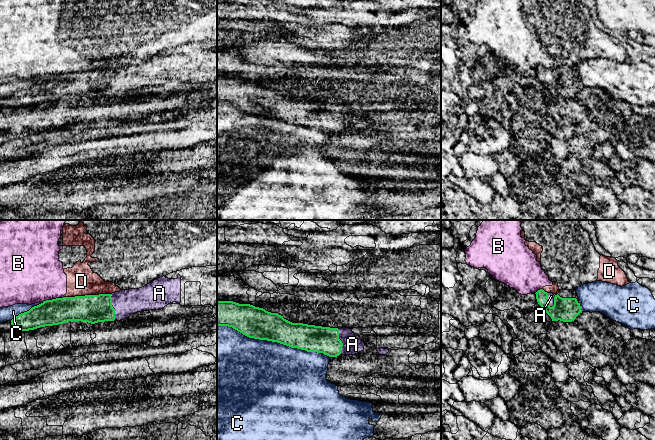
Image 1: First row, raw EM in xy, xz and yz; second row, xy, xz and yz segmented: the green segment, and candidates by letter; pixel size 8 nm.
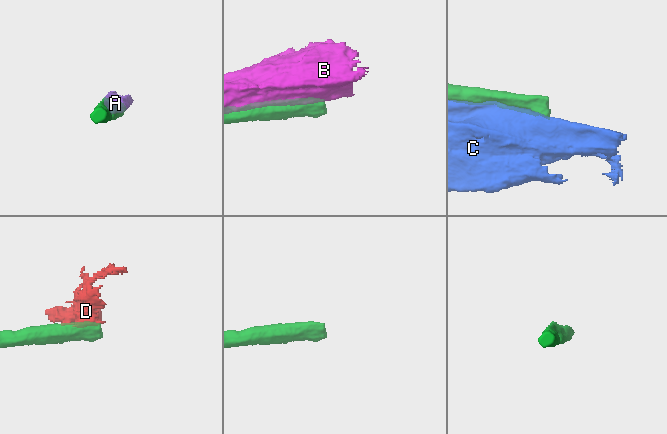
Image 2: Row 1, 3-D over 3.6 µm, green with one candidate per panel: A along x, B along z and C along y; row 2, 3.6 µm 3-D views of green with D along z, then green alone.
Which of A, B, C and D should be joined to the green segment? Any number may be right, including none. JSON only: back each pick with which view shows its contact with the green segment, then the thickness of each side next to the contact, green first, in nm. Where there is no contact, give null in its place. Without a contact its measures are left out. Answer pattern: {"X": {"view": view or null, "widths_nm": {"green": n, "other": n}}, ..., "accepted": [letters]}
{"A": {"view": "yz", "widths_nm": {"green": 190, "other": 50}}, "accepted": ["A"]}

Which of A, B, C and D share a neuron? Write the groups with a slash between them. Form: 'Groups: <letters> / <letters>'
Groups: A / B D / C

